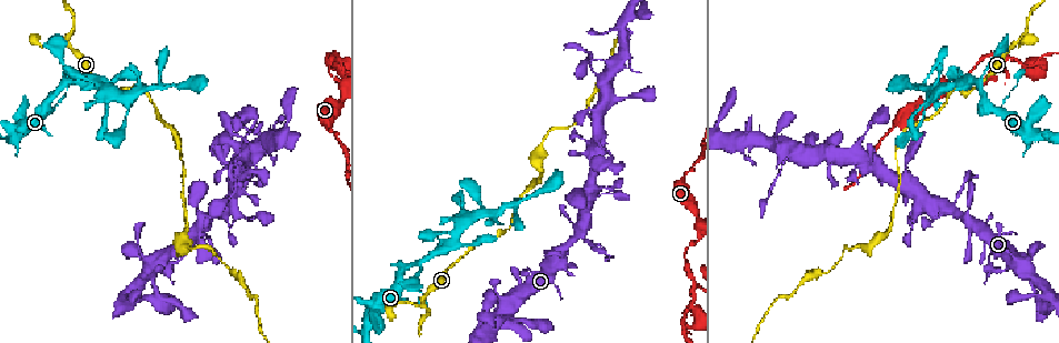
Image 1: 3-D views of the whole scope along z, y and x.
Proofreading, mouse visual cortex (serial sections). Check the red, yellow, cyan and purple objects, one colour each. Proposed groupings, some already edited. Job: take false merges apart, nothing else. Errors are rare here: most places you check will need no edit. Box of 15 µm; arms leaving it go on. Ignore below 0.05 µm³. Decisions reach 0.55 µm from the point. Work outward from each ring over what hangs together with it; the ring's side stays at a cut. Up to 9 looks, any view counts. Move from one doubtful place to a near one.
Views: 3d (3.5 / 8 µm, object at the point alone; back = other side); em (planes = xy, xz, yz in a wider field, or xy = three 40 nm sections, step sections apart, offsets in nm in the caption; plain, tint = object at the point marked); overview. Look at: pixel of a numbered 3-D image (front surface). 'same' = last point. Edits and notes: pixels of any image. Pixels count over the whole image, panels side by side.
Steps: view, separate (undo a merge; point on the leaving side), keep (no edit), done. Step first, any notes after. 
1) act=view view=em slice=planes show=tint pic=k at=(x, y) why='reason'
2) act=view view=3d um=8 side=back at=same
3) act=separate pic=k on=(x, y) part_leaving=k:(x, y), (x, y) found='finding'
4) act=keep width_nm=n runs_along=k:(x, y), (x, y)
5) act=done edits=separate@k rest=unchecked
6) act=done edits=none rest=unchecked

act=view view=3d um=3.5 pic=1 at=(1000, 108)

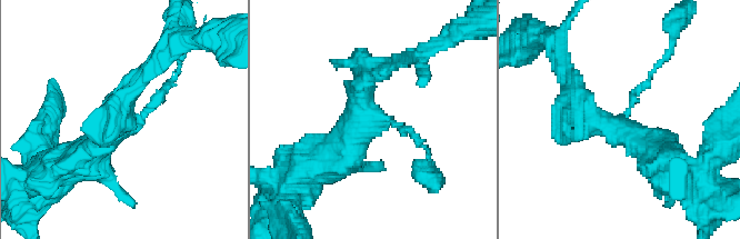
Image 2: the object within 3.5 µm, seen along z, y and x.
act=view view=em slice=xy step=2 show=tint pic=2 at=(379, 117) why='need the tissue'

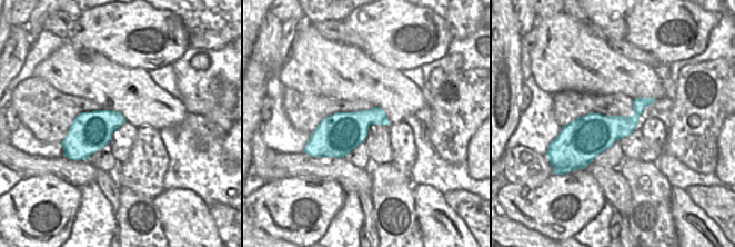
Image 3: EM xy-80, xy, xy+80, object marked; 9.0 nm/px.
act=keep runs_along=2:(86, 155), (150, 107), (178, 72) found='continuous, no second cell'

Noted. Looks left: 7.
act=view view=3d um=3.5 pic=1 at=(1018, 38) why='arms part here'

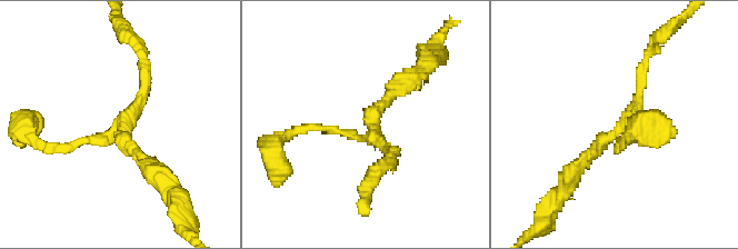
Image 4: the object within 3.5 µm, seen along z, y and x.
act=view view=em slice=xy step=2 show=tint pic=4 at=(372, 132) arms=3 arm_widths_nm=100,150,200 why='need the tissue'

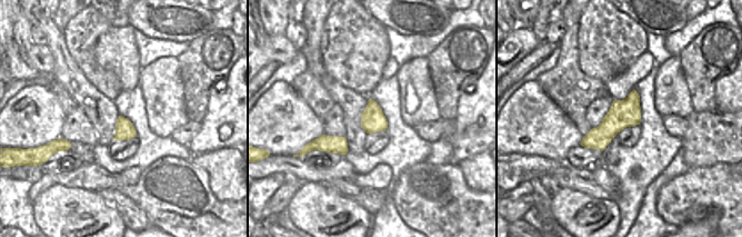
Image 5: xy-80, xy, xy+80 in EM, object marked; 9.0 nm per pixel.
act=keep found='one cell here'

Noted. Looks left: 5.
act=view view=3d um=3.5 side=back pic=1 at=(595, 74) why='sudden change in width'

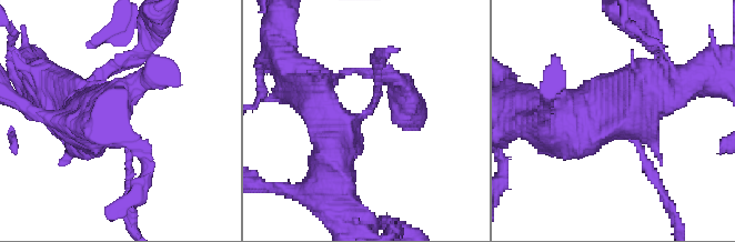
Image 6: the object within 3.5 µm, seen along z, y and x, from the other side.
act=view view=em slice=xy step=1 show=tint pic=6 at=(365, 112) arms=3 arm_widths_nm=100,500,600

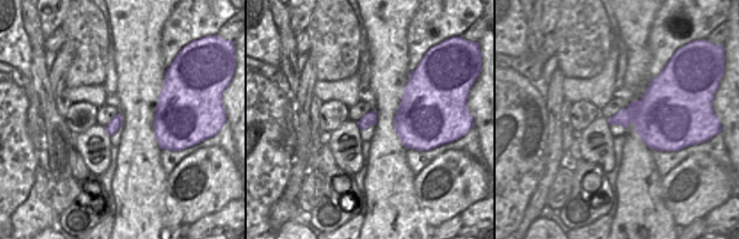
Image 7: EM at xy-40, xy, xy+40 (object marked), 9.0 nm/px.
act=keep runs_along=6:(566, 123), (621, 120), (654, 181) found='continuous, no second cell'

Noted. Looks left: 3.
act=view view=3d um=8 pic=1 at=(331, 128) why='calibre changes'

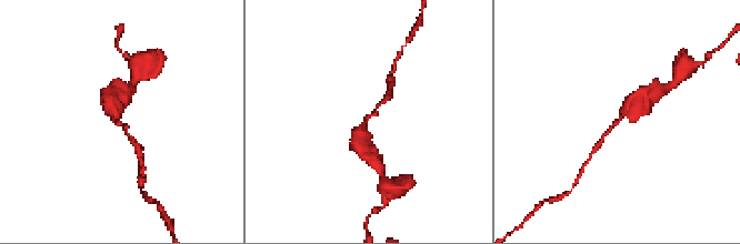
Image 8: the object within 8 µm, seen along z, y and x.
act=view view=em slice=planes show=tint pic=8 at=(364, 122)

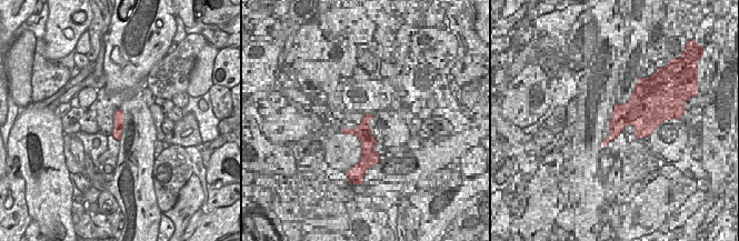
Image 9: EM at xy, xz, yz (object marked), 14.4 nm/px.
act=keep width_nm=160 runs_along=8:(642, 95), (602, 140) found='one cell here'

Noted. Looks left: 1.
act=done edits=none rest=unchecked

